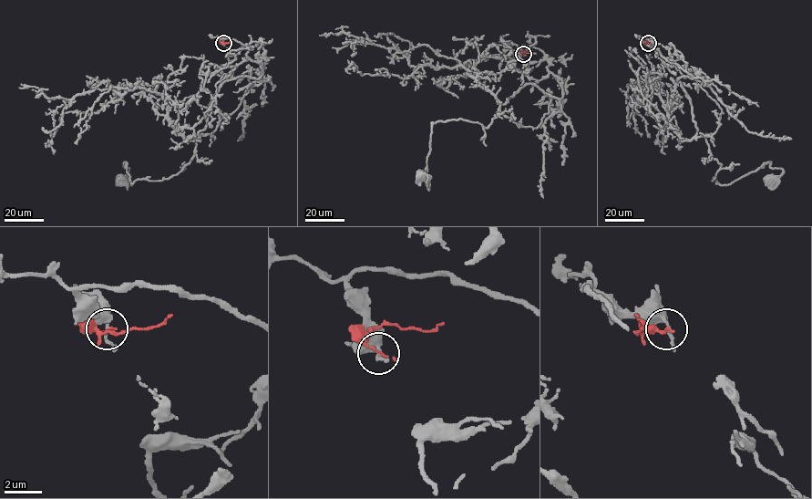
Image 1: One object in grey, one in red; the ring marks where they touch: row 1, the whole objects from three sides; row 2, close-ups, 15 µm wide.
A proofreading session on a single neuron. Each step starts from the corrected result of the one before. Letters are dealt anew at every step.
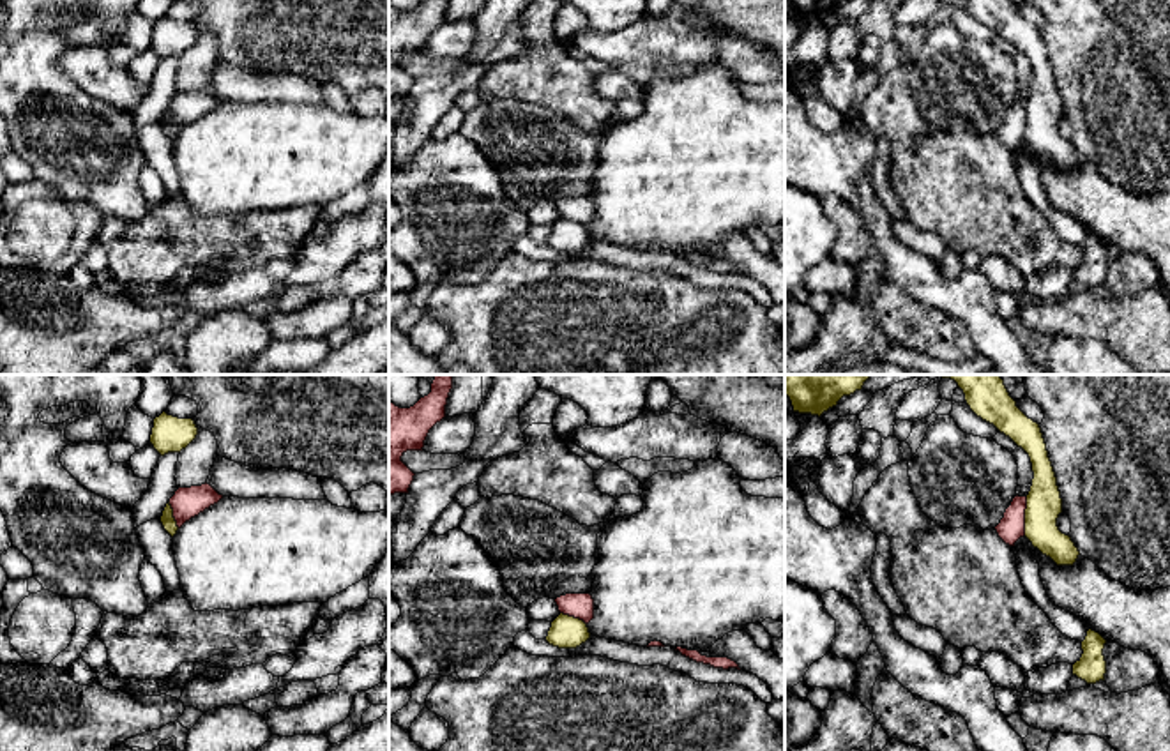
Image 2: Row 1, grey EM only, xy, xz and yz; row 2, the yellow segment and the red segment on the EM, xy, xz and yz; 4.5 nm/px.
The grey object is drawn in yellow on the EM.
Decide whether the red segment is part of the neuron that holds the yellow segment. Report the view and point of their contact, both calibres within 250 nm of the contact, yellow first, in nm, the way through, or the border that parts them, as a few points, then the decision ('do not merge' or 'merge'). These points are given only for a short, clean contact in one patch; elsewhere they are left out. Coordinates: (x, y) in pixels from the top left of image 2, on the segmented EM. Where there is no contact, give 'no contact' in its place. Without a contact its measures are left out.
meets yellow in yz at (1025, 516); 160 nm thick on the yellow side, 120 nm on the other; border along yz (1027, 497), (1024, 534); do not merge

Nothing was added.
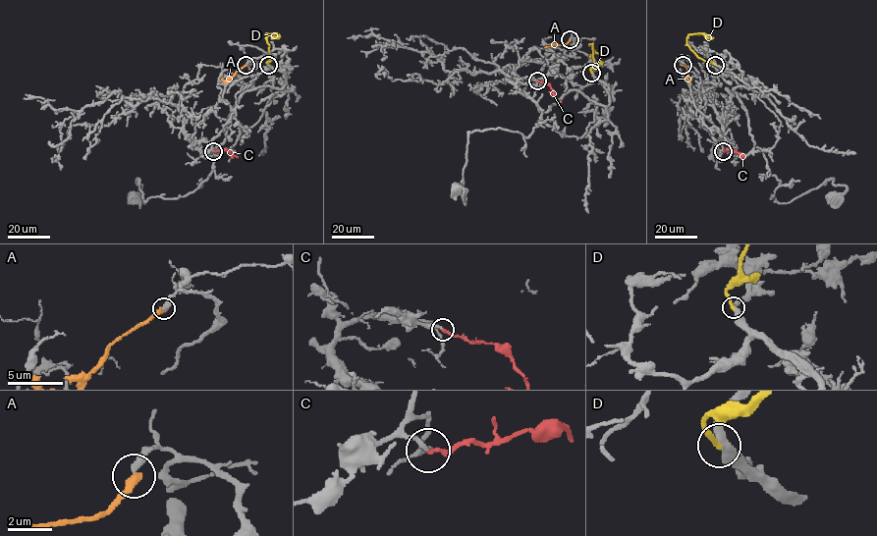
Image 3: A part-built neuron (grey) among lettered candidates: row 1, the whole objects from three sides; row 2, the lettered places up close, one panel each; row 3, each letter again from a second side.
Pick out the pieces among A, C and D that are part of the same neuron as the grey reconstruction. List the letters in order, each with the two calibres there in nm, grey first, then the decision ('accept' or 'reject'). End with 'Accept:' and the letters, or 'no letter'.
A: 320 nm thick on the grey side, 340 nm on the other; reject
C: 170 nm thick on the grey side, 170 nm on the other; accept
D: 360 nm thick on the grey side, 240 nm on the other; reject
Accept: C

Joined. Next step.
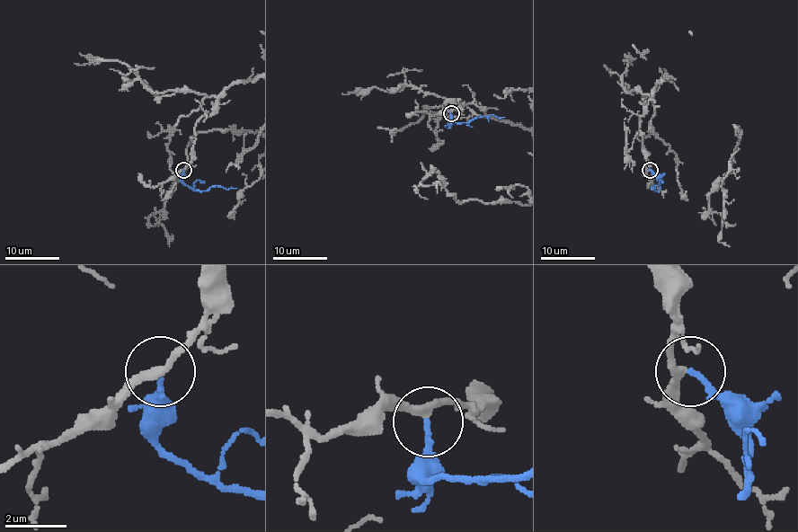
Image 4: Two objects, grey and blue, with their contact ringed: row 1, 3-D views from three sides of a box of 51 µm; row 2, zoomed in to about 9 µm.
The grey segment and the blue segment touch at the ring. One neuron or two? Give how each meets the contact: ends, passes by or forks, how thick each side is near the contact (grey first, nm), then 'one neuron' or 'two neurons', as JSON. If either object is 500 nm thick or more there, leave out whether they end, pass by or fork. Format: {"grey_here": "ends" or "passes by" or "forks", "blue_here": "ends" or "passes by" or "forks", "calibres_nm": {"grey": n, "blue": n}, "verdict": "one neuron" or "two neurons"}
{"grey_here": "passes by", "blue_here": "ends", "calibres_nm": {"grey": 240, "blue": 170}, "verdict": "one neuron"}

